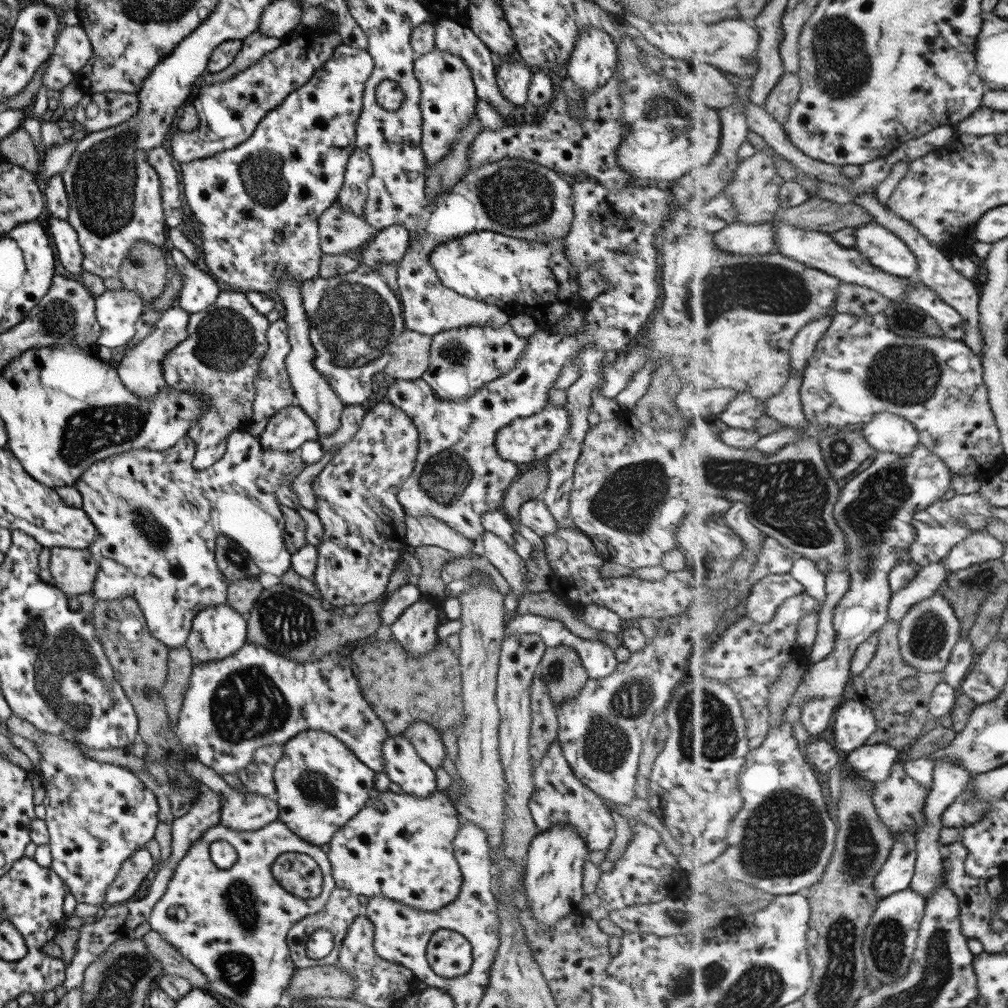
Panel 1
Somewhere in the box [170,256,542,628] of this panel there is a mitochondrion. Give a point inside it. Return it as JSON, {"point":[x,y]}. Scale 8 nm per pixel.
{"point":[354,321]}

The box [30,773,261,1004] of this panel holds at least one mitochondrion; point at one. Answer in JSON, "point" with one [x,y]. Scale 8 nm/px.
{"point":[236,970]}

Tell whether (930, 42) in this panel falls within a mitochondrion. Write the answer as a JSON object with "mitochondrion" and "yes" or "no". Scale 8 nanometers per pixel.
{"mitochondrion":"no"}

